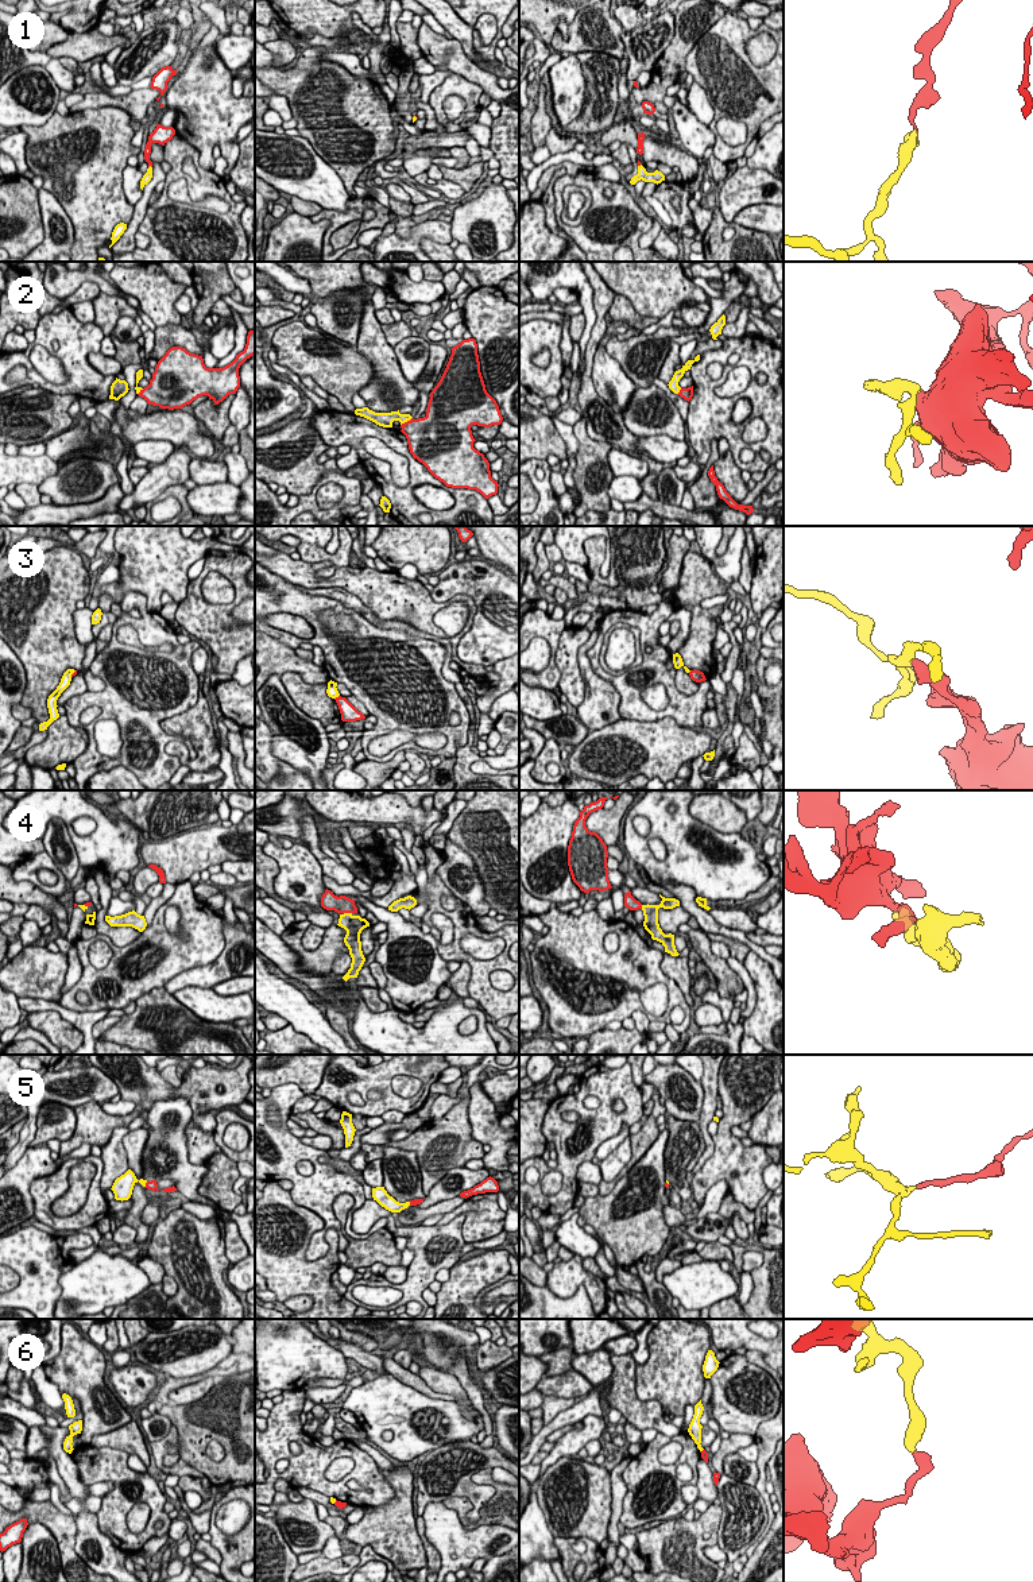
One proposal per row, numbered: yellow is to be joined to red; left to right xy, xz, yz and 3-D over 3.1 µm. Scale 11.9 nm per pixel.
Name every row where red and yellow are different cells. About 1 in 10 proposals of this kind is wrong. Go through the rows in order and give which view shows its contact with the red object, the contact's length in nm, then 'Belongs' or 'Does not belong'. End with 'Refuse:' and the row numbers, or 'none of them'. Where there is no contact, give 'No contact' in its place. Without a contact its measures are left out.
1: Touches red in xy. Shared border 50 nm. Belongs
2: Touches red in xz. Shared border 180 nm. Belongs
3: Touches red in xz. Shared border 80 nm. Does not belong
4: Touches red in xz. Shared border 100 nm. Belongs
5: Touches red in xy. Shared border 70 nm. Belongs
6: Touches red in xz. Shared border 60 nm. Belongs
Refuse: 3

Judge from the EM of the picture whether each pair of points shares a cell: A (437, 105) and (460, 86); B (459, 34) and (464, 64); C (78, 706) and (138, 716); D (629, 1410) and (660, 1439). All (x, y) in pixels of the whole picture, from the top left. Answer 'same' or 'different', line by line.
A: same
B: different
C: same
D: different

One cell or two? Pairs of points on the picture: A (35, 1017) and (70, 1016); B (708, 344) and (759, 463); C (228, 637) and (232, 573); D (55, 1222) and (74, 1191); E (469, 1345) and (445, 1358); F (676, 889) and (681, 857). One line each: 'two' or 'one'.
A: two
B: two
C: one
D: two
E: one
F: two

